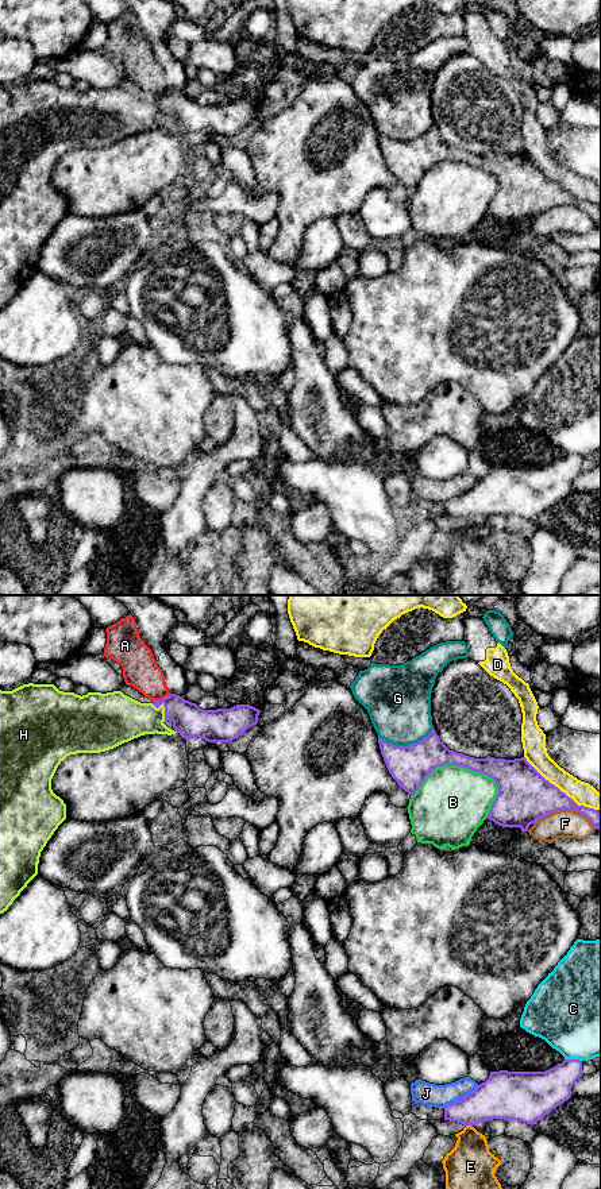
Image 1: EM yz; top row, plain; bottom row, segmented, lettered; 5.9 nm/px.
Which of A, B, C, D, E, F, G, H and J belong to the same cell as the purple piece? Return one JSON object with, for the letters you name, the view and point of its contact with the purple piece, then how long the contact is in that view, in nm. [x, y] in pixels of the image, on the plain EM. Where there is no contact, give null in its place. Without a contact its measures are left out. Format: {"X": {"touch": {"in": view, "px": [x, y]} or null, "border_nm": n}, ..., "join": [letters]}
{"H": {"touch": {"in": "yz", "px": [165, 103]}, "border_nm": 130}, "join": ["H"]}

